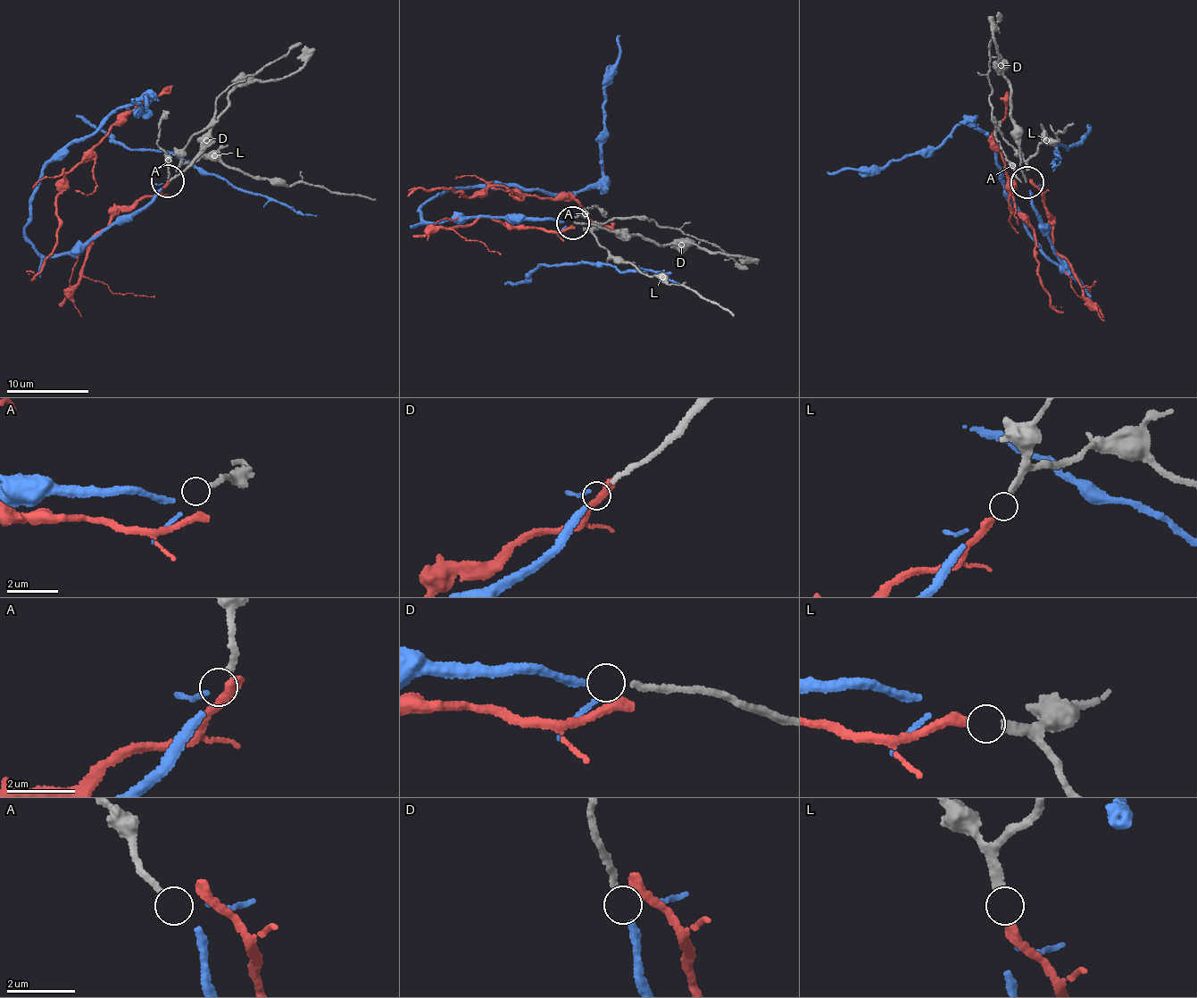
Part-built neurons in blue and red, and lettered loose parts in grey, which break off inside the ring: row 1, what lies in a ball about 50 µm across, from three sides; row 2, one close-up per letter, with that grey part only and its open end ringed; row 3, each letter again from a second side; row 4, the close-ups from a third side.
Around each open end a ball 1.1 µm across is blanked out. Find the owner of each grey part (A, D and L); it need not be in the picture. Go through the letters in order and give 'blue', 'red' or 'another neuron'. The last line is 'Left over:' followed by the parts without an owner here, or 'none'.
A: another neuron
D: blue
L: red
Left over: A

